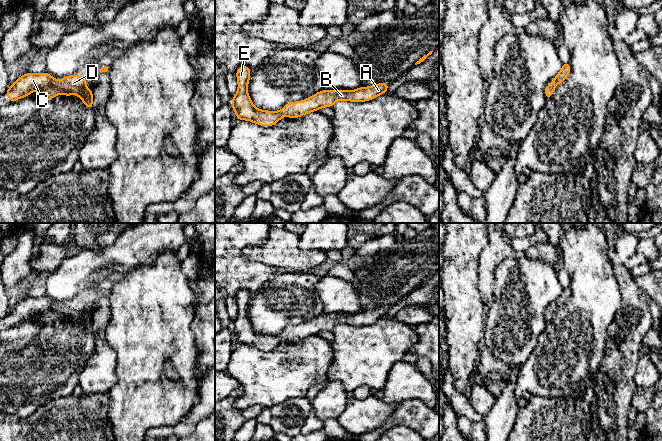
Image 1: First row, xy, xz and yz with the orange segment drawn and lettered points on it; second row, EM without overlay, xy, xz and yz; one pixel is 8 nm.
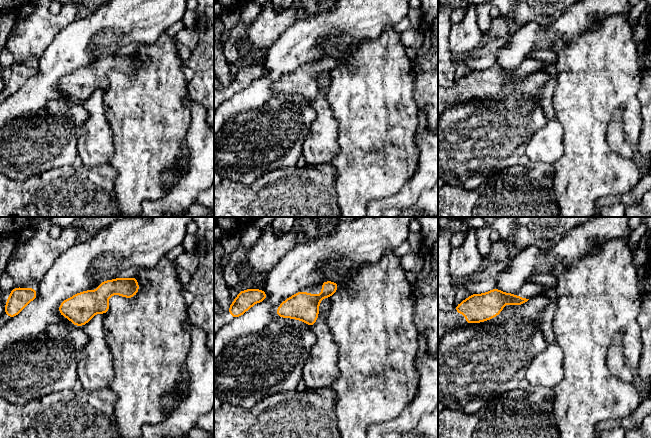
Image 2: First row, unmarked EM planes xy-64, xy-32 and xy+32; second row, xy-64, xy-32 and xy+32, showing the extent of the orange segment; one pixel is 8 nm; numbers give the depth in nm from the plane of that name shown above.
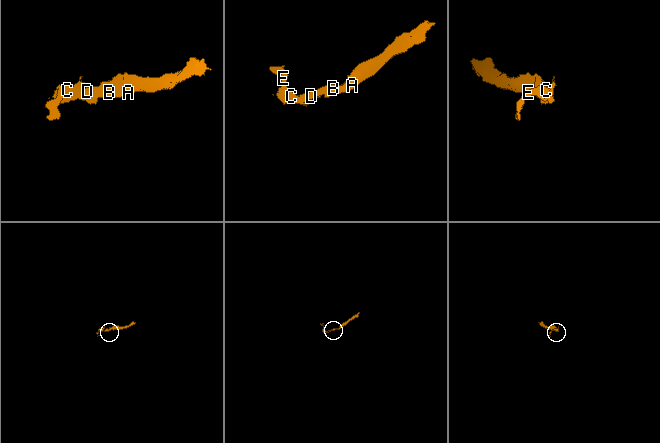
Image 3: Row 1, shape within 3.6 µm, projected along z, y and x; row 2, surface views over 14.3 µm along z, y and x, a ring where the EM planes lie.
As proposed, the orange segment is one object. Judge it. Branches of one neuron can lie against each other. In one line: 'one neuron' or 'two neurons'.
one neuron

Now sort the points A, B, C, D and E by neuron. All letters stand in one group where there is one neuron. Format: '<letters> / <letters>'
A B C D E

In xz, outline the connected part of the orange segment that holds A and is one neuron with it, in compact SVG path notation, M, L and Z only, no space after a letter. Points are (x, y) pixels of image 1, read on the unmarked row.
M240 290L236 295L238 315L232 322L232 333L236 335L239 345L248 344L261 350L274 350L283 340L297 342L322 331L333 331L338 324L351 326L369 325L386 317L390 308L379 307L374 310L360 311L353 315L347 314L322 314L311 321L287 327L281 335L265 335L254 331L247 311L251 294L247 290Z

